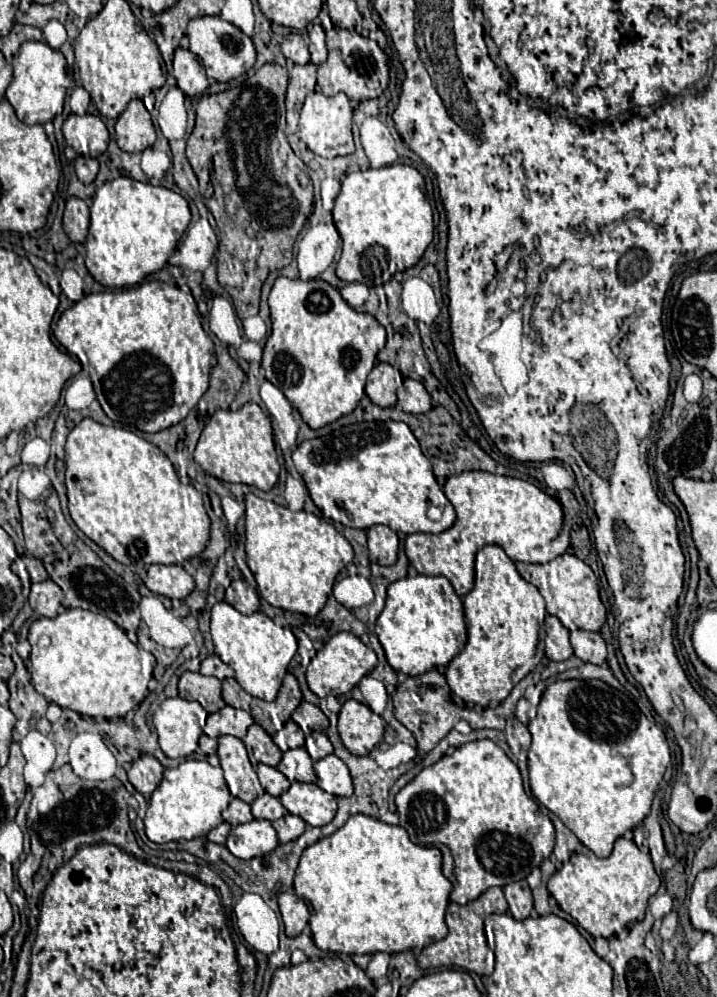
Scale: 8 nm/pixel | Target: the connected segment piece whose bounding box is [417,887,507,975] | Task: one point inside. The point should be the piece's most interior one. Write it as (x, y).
(468, 946)

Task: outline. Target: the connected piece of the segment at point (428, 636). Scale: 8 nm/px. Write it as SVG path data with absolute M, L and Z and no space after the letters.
M415 575L391 583L375 631L389 665L405 675L421 675L433 667L445 667L467 643L463 603L443 575Z

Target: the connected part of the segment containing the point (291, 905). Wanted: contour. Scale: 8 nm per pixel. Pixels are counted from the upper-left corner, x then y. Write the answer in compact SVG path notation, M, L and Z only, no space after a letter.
M291 891L279 895L279 911L285 923L287 937L297 937L309 923L309 907L301 897Z

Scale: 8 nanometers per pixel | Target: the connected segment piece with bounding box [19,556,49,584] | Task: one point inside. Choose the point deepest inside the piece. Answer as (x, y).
(35, 569)

